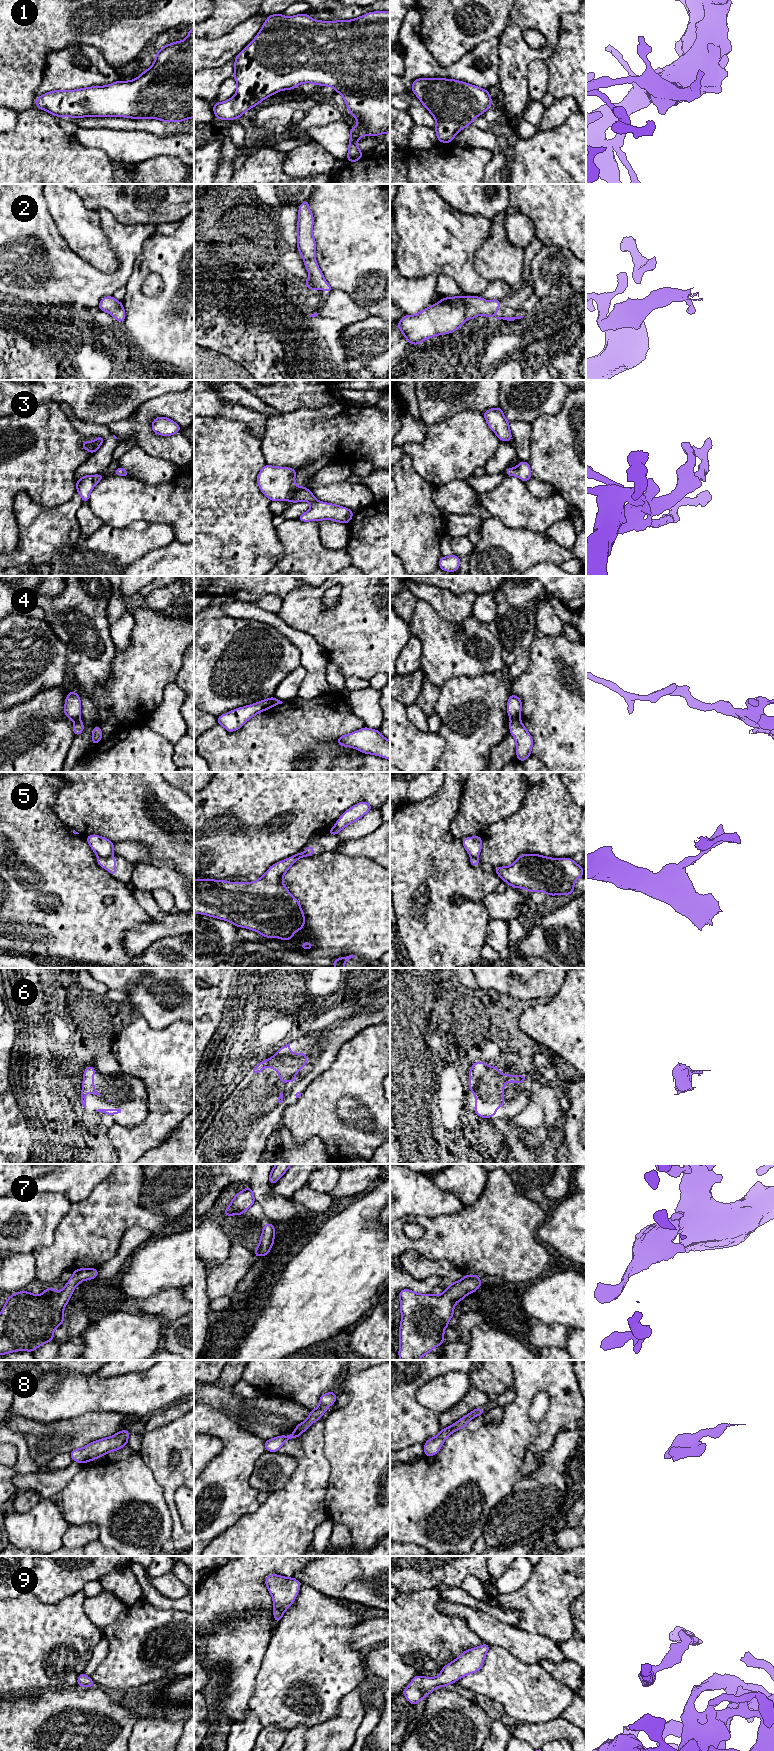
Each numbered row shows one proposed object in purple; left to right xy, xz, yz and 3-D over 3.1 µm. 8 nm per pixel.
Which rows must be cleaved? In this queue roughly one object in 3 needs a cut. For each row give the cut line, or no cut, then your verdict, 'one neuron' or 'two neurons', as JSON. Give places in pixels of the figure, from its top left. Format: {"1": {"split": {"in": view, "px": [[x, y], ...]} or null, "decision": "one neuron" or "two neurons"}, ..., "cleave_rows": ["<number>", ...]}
{"1": {"split": null, "decision": "one neuron"}, "2": {"split": null, "decision": "one neuron"}, "3": {"split": null, "decision": "one neuron"}, "4": {"split": {"in": "yz", "px": [[510, 718], [519, 719]]}, "decision": "two neurons"}, "5": {"split": {"in": "xy", "px": [[99, 856], [109, 857]]}, "decision": "two neurons"}, "6": {"split": null, "decision": "one neuron"}, "7": {"split": null, "decision": "one neuron"}, "8": {"split": null, "decision": "one neuron"}, "9": {"split": null, "decision": "one neuron"}, "cleave_rows": ["4", "5"]}

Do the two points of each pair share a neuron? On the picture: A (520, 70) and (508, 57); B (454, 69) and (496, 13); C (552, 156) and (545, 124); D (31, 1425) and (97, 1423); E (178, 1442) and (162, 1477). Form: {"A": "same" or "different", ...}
{"A": "same", "B": "different", "C": "different", "D": "same", "E": "same"}

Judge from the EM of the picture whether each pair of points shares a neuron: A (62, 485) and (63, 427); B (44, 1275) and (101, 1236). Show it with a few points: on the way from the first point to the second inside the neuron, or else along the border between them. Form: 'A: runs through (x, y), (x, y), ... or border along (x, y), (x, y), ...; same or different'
A: runs through (62, 471), (62, 441); same
B: runs through (58, 1261), (87, 1237); same

